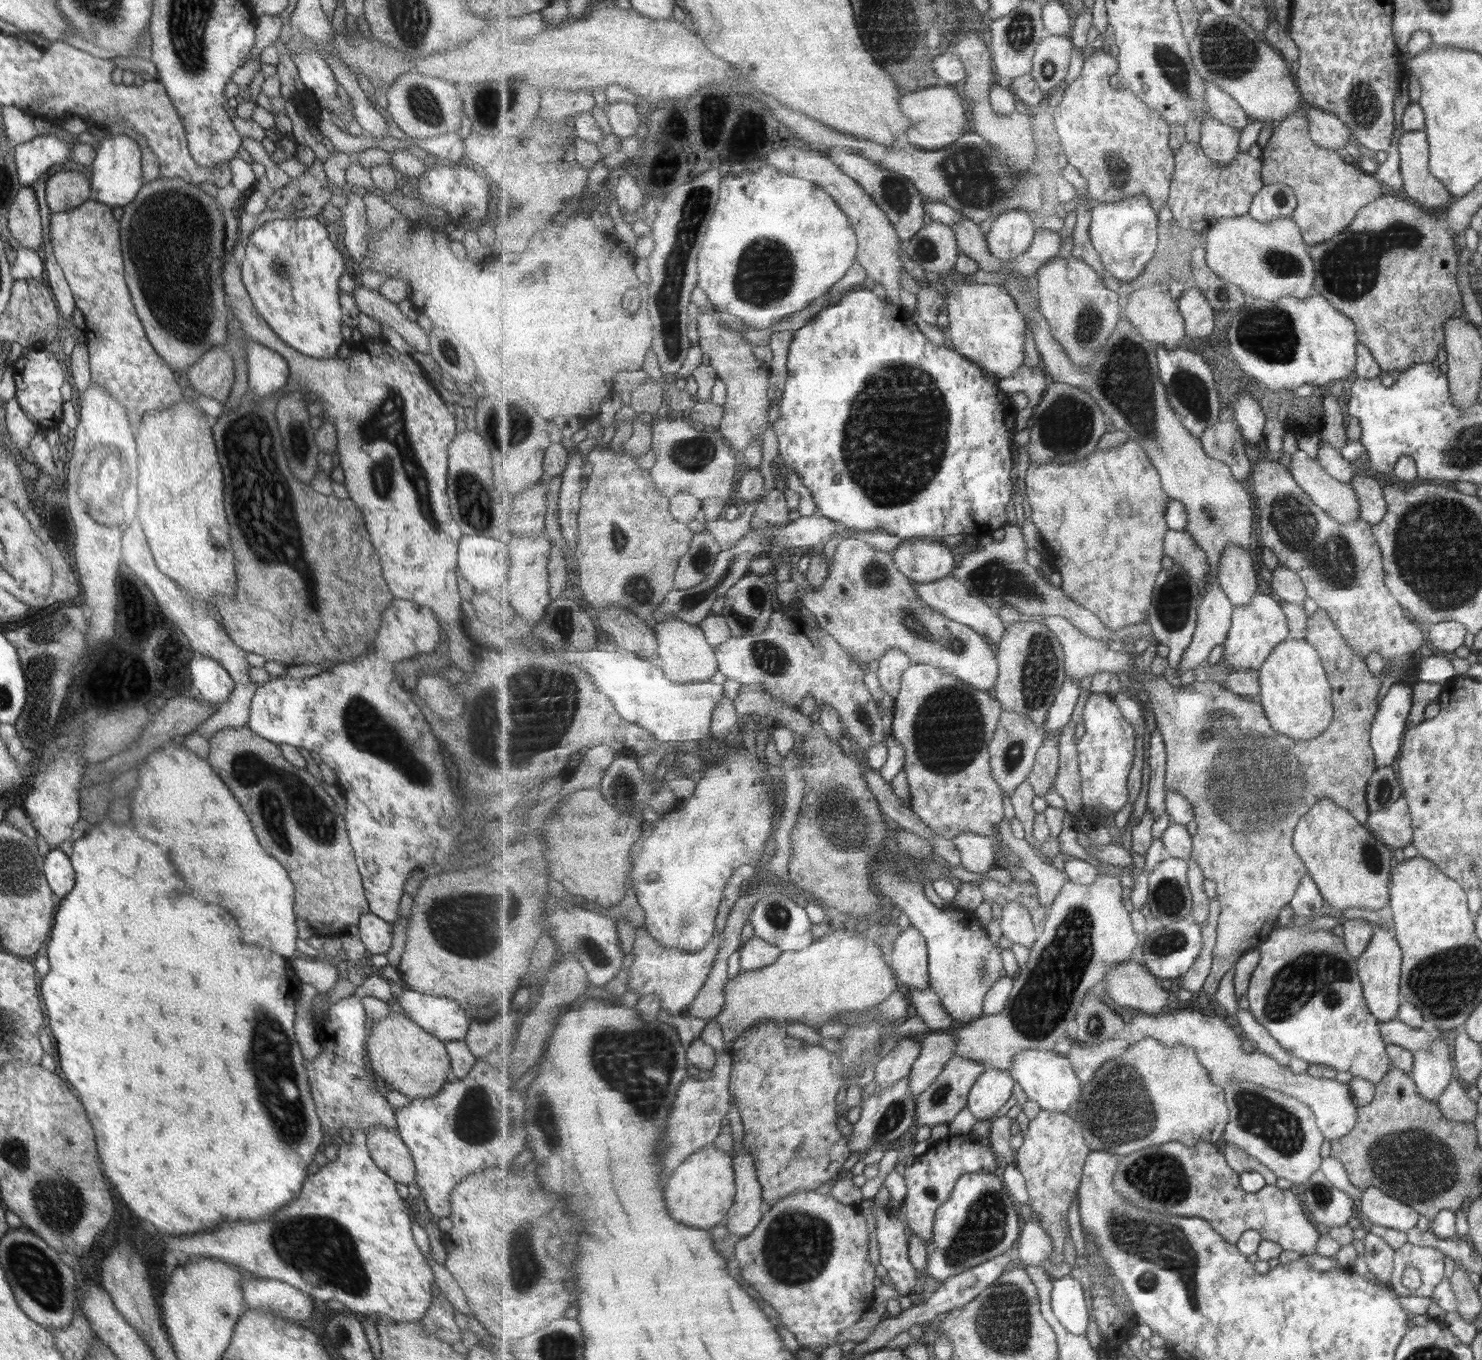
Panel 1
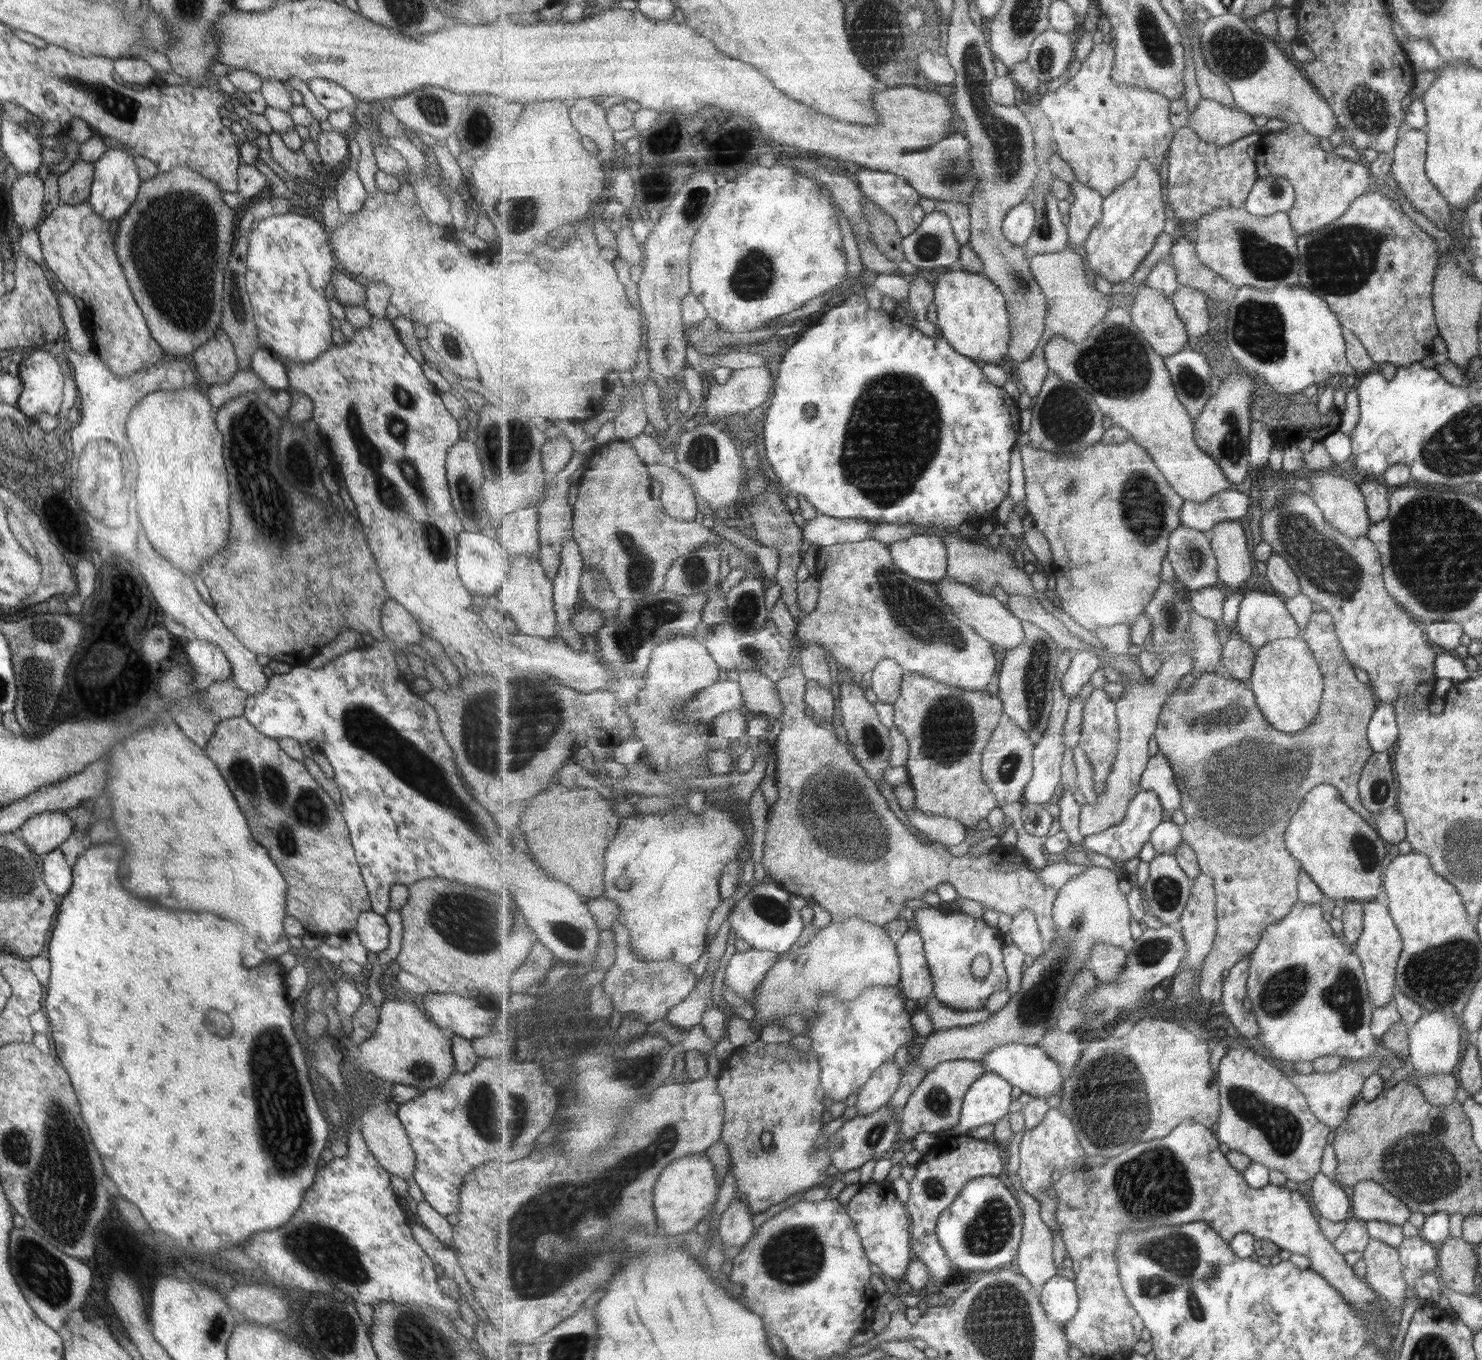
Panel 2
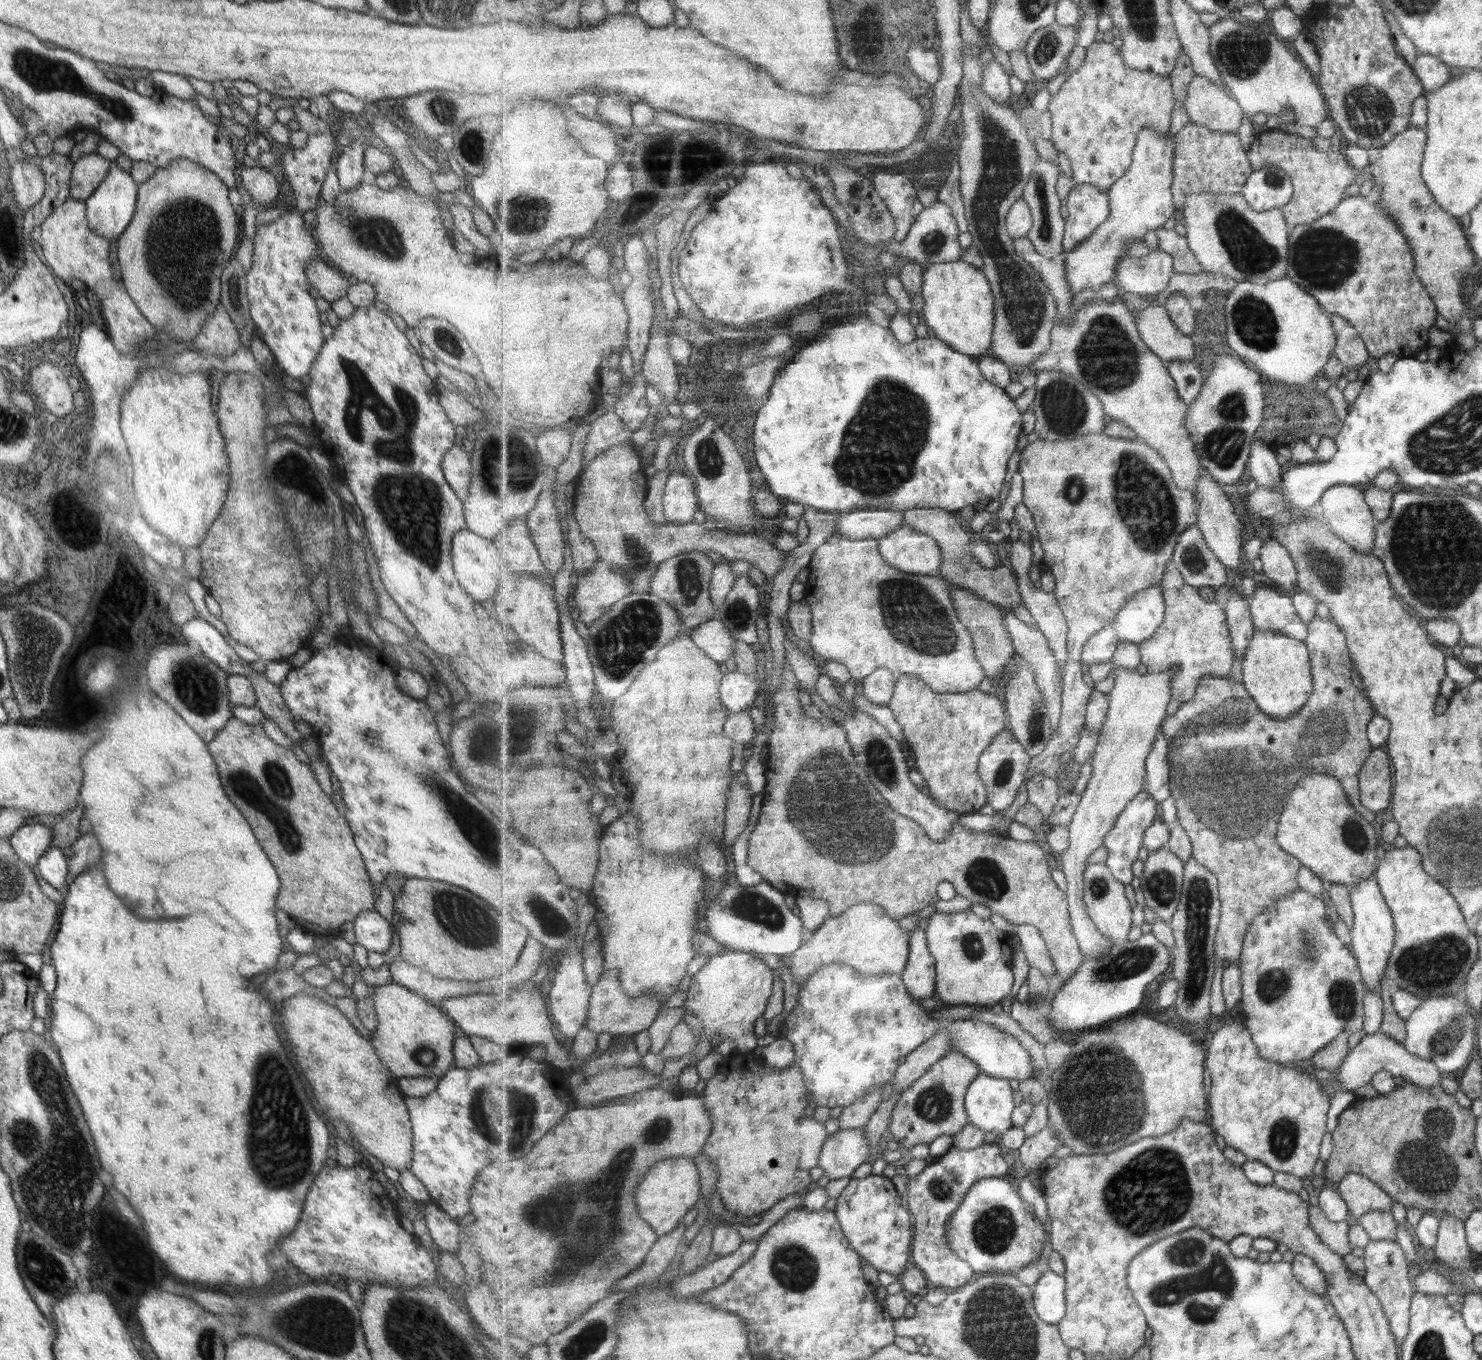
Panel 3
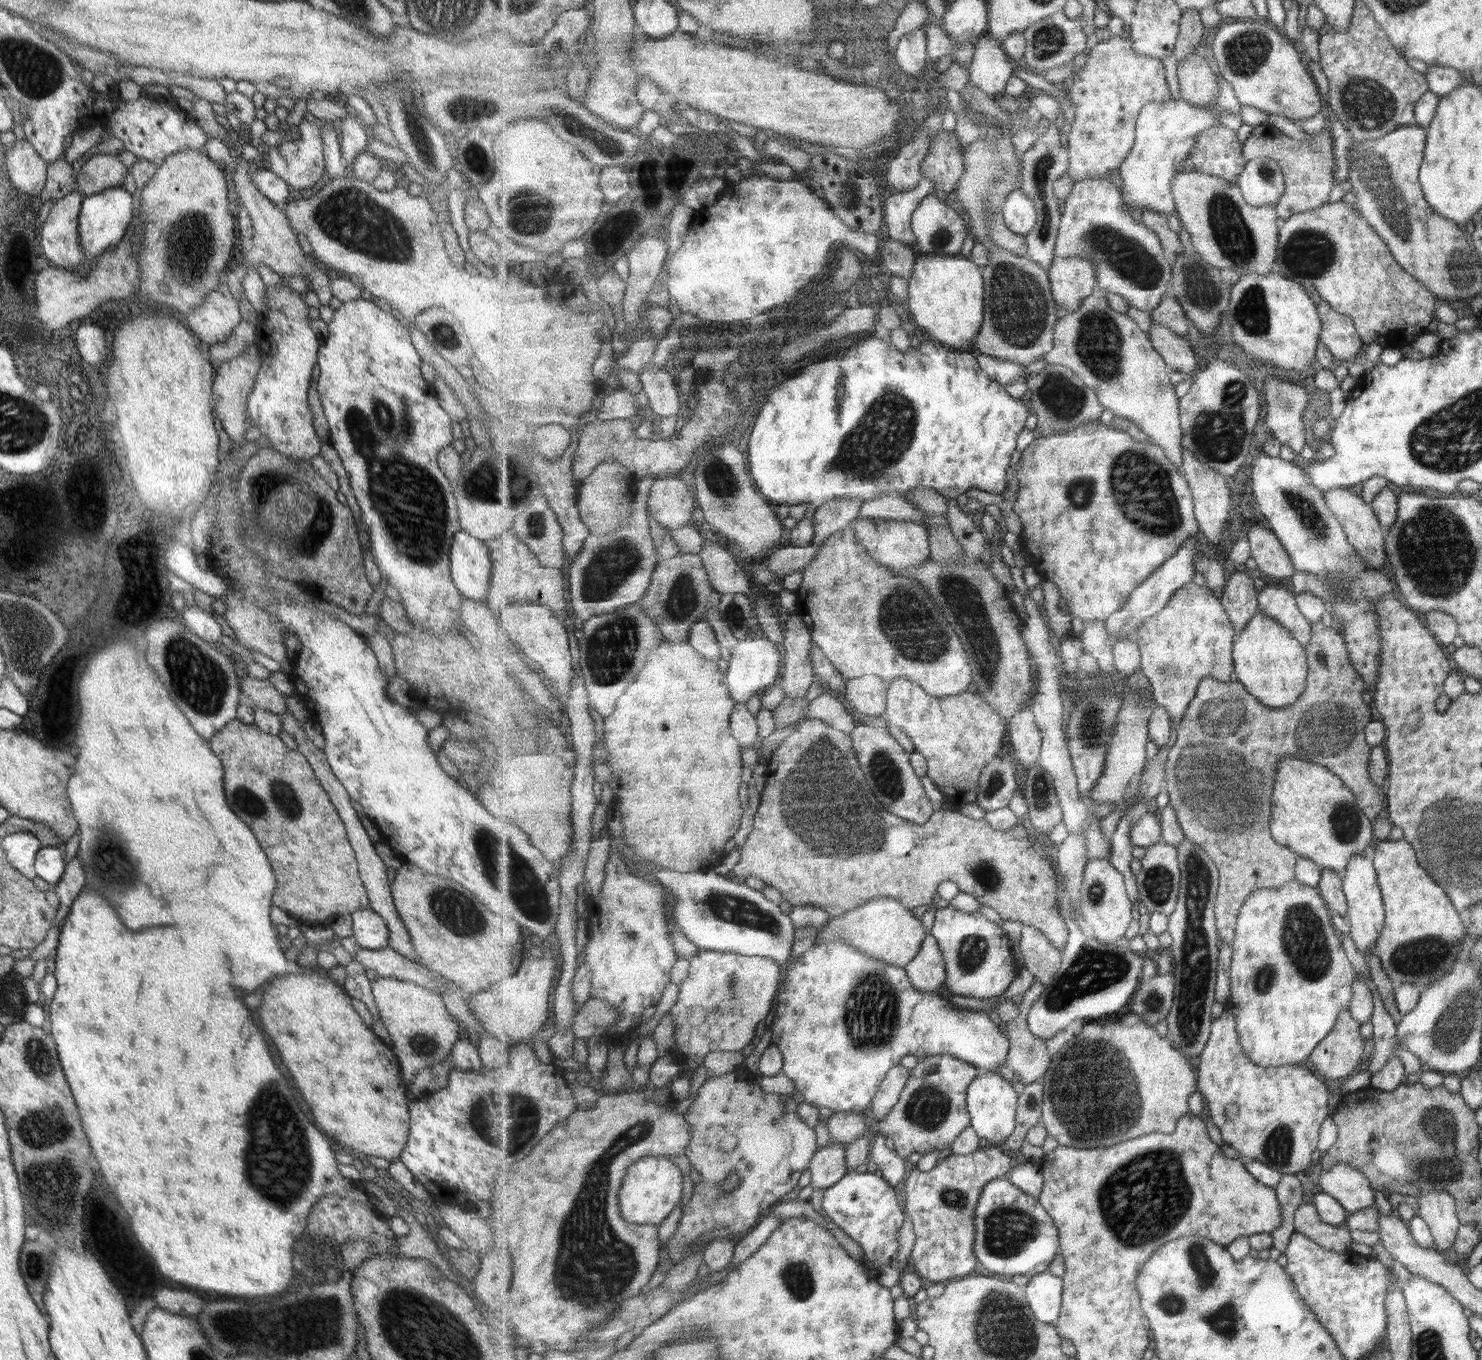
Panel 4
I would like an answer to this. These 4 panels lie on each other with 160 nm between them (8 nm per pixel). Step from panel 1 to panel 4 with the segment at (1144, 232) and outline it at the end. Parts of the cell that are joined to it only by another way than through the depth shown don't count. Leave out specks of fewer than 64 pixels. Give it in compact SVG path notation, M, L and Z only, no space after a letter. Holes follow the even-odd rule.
M1218 76L1219 97L1211 107L1195 107L1181 99L1173 99L1167 103L1149 103L1139 116L1136 127L1136 146L1120 167L1122 179L1121 194L1130 210L1154 210L1167 216L1176 214L1176 197L1172 186L1177 175L1177 167L1193 152L1197 136L1209 128L1221 125L1221 114L1242 114L1241 102L1237 99L1235 89L1229 81ZM1056 257L1048 273L1058 306L1061 305L1069 313L1079 310L1083 299L1099 292L1096 264L1089 257Z

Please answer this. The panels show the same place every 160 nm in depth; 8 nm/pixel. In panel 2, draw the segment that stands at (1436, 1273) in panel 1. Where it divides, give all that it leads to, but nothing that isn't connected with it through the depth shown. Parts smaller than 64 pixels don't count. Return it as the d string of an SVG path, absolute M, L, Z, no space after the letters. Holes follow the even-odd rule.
M1420 1236L1415 1238L1404 1238L1396 1248L1398 1261L1402 1266L1402 1279L1406 1282L1407 1290L1412 1291L1413 1285L1417 1278L1422 1274L1434 1271L1436 1274L1437 1268L1437 1251L1432 1244L1425 1242Z

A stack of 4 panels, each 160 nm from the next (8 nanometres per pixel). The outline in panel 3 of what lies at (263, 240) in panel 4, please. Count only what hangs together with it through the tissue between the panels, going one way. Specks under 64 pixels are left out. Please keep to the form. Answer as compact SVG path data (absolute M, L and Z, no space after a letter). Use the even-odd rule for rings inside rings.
M320 257L310 260L304 268L311 287L317 290L319 297L331 303L345 297L351 278L342 275L337 269L327 264Z

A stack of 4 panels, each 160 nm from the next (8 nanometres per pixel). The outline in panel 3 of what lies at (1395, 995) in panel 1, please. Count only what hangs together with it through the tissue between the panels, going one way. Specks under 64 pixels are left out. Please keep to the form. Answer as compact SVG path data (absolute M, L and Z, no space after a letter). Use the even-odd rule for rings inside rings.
M1373 874L1360 878L1355 886L1350 887L1350 904L1352 905L1352 927L1350 942L1353 958L1357 963L1360 979L1367 991L1378 992L1381 977L1389 958L1393 941L1394 928L1391 913L1381 896L1377 879Z

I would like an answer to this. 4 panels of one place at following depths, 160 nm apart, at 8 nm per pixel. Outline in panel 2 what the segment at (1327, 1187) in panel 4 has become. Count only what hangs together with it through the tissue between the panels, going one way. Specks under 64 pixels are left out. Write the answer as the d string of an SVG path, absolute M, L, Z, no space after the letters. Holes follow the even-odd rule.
M1357 1181L1350 1188L1350 1195L1353 1196L1352 1205L1355 1219L1379 1220L1395 1226L1402 1226L1408 1219L1410 1210L1405 1204L1375 1182Z

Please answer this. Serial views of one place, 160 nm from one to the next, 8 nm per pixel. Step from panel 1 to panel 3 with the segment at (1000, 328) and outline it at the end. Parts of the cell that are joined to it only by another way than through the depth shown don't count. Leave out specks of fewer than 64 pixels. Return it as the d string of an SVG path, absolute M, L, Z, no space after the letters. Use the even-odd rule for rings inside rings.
M962 259L927 265L923 286L924 315L919 320L931 328L939 340L945 341L957 352L976 358L991 354L996 326L996 298L982 269Z

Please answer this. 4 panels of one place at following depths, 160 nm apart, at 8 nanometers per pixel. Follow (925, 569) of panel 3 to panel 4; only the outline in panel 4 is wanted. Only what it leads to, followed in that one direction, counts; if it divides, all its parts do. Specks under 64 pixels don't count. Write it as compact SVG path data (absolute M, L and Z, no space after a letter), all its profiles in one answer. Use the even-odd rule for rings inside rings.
M857 518L854 521L856 535L879 564L894 574L901 574L913 567L921 567L930 558L930 532L925 524L915 521L880 520L880 518Z

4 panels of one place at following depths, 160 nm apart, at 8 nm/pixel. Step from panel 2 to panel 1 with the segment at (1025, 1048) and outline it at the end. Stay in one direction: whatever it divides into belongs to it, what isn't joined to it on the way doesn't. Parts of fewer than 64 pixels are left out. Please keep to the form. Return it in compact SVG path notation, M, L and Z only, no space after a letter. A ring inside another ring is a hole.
M1021 1050L1019 1055L1015 1055L1013 1069L1009 1073L1019 1084L1028 1100L1039 1103L1039 1107L1045 1111L1065 1113L1067 1110L1071 1110L1082 1095L1083 1086L1073 1070L1071 1060L1067 1056L1061 1057L1053 1051Z

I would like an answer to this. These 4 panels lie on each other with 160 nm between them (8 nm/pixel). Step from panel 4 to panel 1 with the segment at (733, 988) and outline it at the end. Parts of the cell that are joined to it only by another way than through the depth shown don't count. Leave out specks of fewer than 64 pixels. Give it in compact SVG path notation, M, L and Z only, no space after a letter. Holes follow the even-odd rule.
M754 935L744 943L740 951L739 964L741 970L752 971L771 966L771 964L778 961L782 951L782 948Z

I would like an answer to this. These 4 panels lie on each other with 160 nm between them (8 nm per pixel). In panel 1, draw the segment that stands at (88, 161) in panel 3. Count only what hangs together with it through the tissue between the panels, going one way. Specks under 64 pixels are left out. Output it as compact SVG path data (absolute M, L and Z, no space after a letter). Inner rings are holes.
M61 170L48 176L44 193L51 213L73 210L87 199L92 199L89 181L77 171Z

